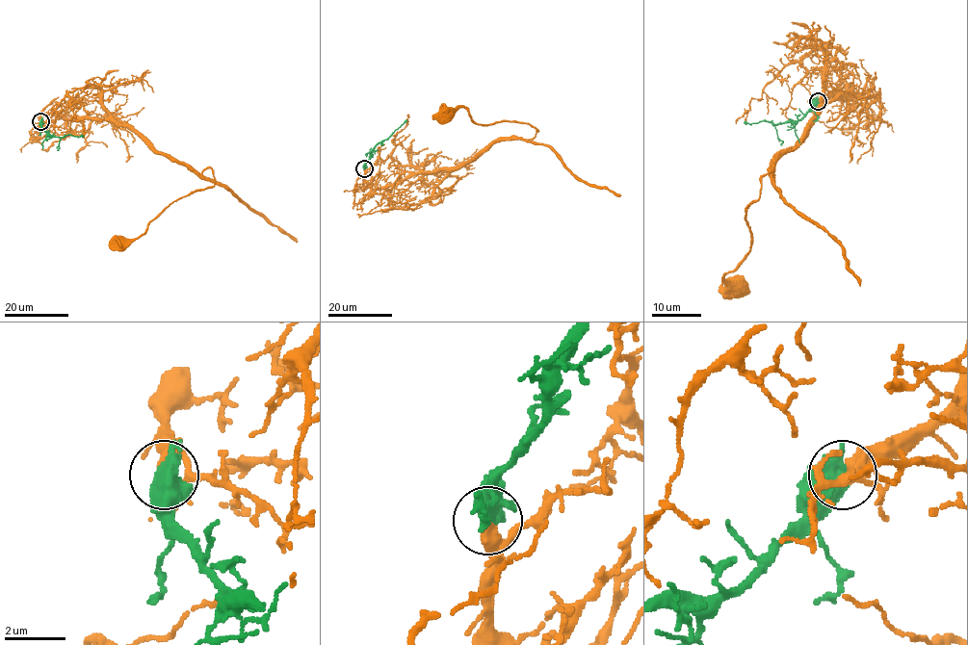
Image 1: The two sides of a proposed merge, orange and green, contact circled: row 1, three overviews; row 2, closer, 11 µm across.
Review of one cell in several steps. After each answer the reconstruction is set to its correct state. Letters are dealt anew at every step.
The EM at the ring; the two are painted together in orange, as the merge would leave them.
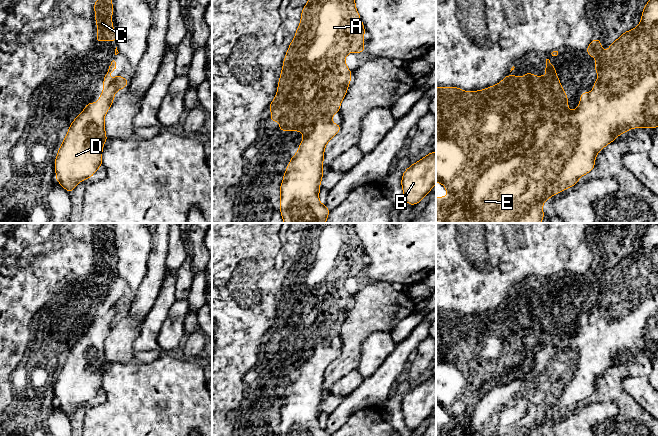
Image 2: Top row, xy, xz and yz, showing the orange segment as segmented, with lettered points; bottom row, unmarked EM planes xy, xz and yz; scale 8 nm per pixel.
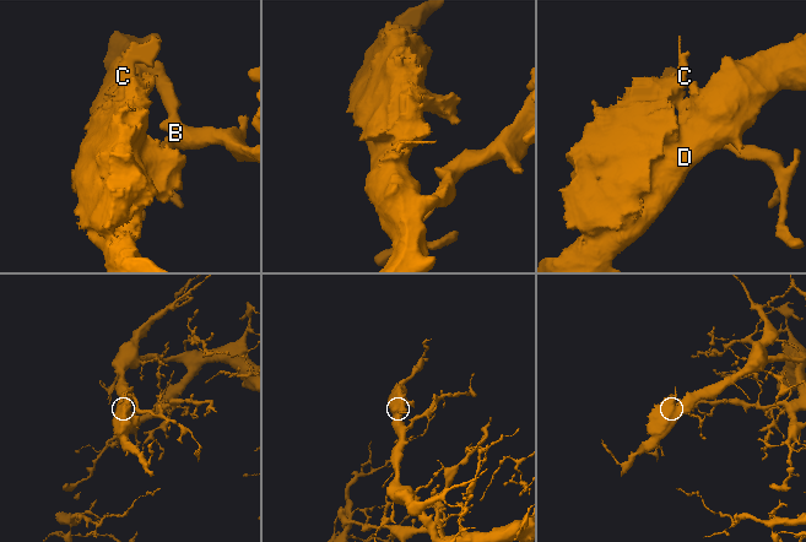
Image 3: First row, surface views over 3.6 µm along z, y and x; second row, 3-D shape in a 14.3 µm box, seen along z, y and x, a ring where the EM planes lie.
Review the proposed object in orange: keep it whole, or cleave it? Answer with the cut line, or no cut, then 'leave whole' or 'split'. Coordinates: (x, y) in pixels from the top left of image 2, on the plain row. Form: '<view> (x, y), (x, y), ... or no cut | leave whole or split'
no cut | leave whole

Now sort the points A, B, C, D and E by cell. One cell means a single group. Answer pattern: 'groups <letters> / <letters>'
groups A B C D E

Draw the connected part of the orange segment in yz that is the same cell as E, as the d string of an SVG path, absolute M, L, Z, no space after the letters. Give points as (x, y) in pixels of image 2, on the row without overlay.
M650 223L644 230L641 240L640 248L623 257L610 268L607 275L601 272L601 265L598 262L585 273L589 281L596 281L594 294L598 297L598 303L593 309L593 315L583 316L578 331L571 336L568 334L567 318L549 283L546 283L546 300L533 300L531 296L526 296L522 302L509 298L500 307L480 315L465 316L457 311L436 311L436 407L442 407L448 416L447 421L436 421L436 436L543 436L543 427L549 421L576 409L581 400L595 391L596 378L607 368L615 365L618 359L631 352L658 351L658 223Z

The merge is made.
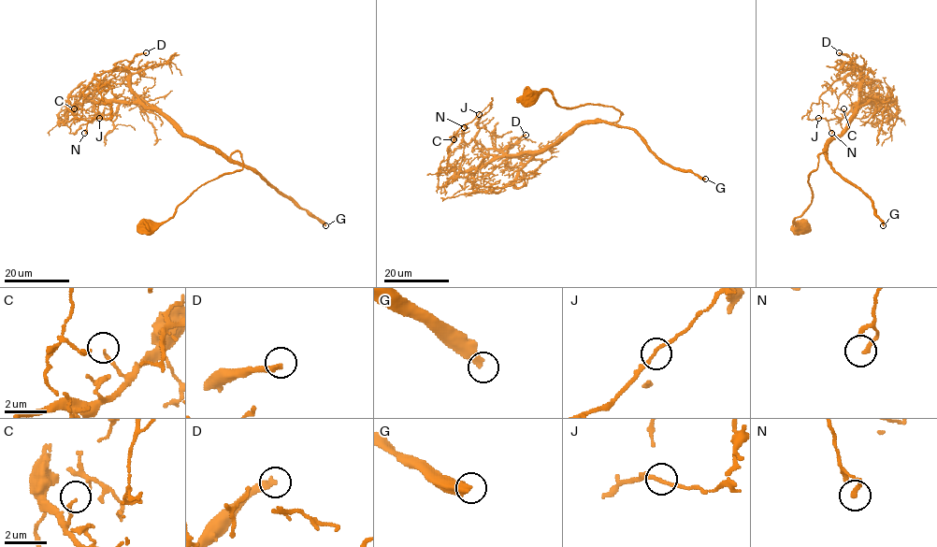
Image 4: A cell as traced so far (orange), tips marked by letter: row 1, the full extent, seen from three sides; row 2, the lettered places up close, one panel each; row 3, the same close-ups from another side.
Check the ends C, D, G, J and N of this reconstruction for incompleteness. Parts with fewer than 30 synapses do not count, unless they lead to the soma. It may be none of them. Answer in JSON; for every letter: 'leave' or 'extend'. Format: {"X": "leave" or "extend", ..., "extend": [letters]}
{"C": "leave", "D": "extend", "G": "extend", "J": "leave", "N": "leave", "extend": ["D", "G"]}

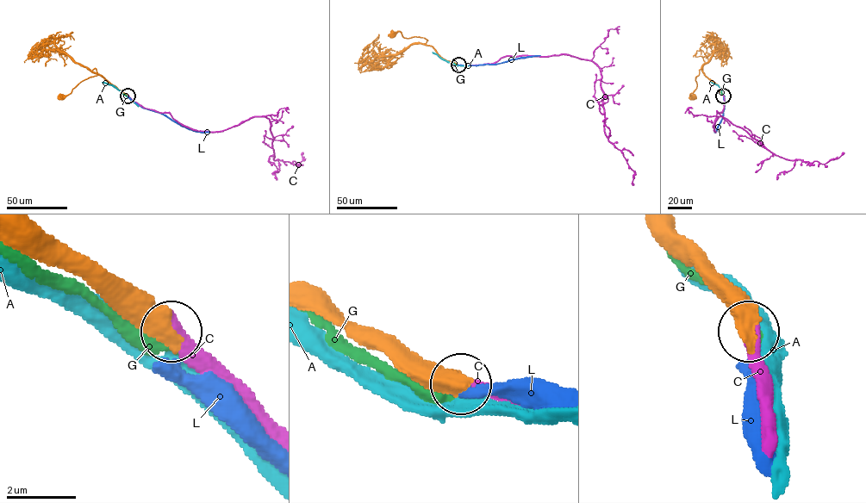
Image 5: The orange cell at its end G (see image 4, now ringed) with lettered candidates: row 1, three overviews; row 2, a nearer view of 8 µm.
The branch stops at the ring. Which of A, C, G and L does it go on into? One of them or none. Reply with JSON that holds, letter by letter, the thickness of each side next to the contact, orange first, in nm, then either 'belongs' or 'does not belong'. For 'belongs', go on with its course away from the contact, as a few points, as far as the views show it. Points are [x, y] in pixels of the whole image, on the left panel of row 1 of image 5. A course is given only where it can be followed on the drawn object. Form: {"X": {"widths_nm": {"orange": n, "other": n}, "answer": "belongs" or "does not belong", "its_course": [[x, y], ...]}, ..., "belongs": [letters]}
{"A": {"widths_nm": {"orange": 550, "other": 440}, "answer": "does not belong"}, "C": {"widths_nm": {"orange": 650, "other": 400}, "answer": "belongs", "its_course": [[127, 96], [197, 130], [219, 132], [264, 116], [271, 124], [274, 160], [298, 164], [302, 152]]}, "G": {"widths_nm": {"orange": 750, "other": 480}, "answer": "does not belong"}, "L": {"widths_nm": {"orange": 360, "other": 440}, "answer": "does not belong"}, "belongs": ["C"]}

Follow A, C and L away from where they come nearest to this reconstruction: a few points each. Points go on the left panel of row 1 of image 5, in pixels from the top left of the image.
A: (127, 96), (102, 82)
C: (127, 96), (197, 130), (219, 132), (264, 116), (271, 124), (274, 160), (298, 164), (302, 152)
L: (127, 96), (145, 108), (165, 114), (186, 127), (209, 132)

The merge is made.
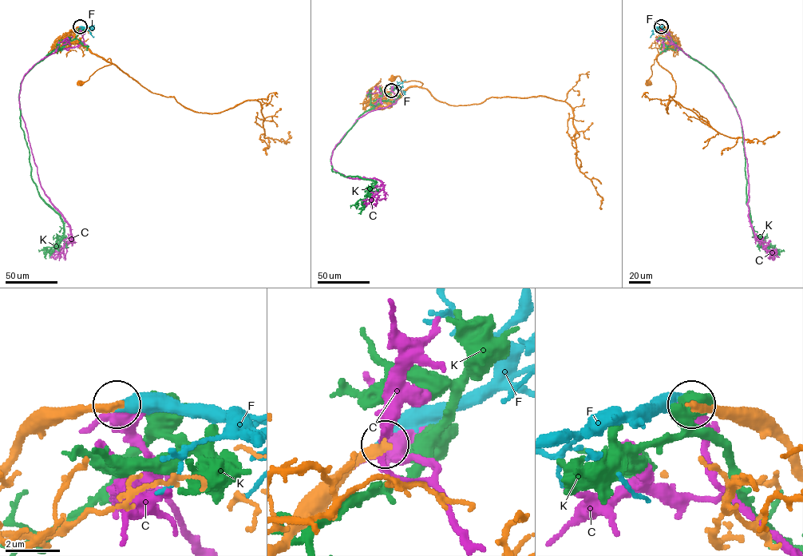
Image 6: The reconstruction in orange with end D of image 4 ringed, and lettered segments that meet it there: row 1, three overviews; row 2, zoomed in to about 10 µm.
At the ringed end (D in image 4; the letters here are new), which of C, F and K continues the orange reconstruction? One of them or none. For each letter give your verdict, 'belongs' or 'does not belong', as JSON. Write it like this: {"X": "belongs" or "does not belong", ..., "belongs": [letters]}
{"C": "does not belong", "F": "belongs", "K": "does not belong", "belongs": ["F"]}

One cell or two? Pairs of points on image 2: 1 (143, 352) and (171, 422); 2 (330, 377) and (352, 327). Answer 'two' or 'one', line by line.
1: two
2: one

